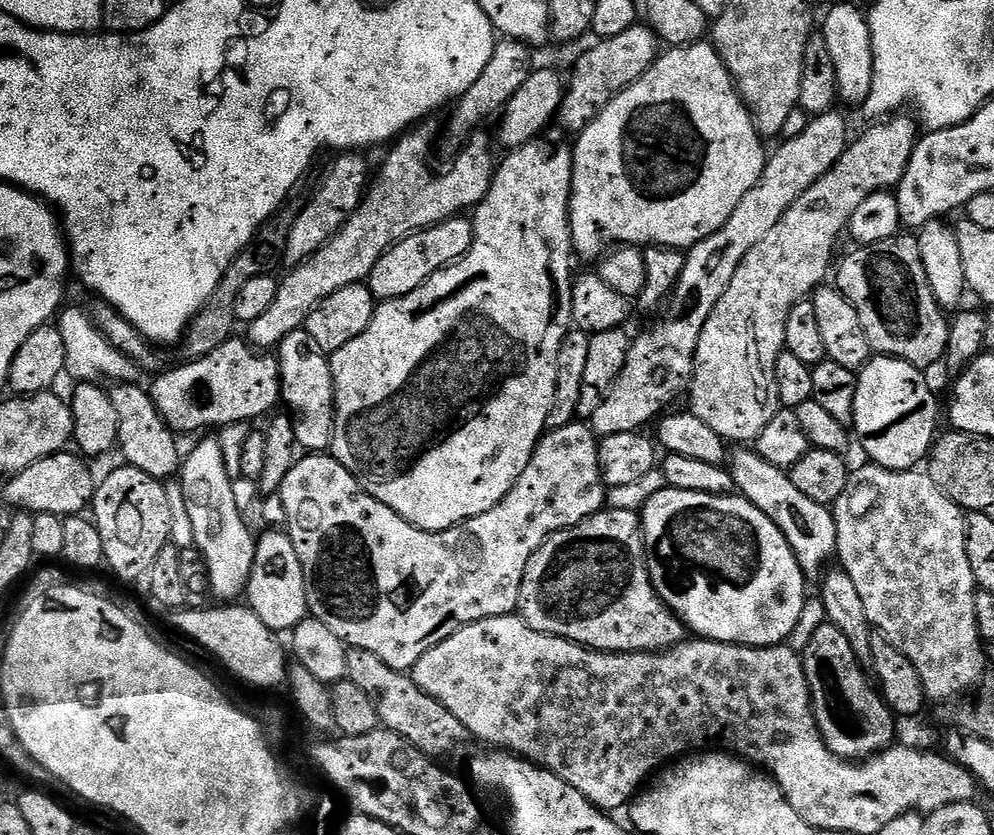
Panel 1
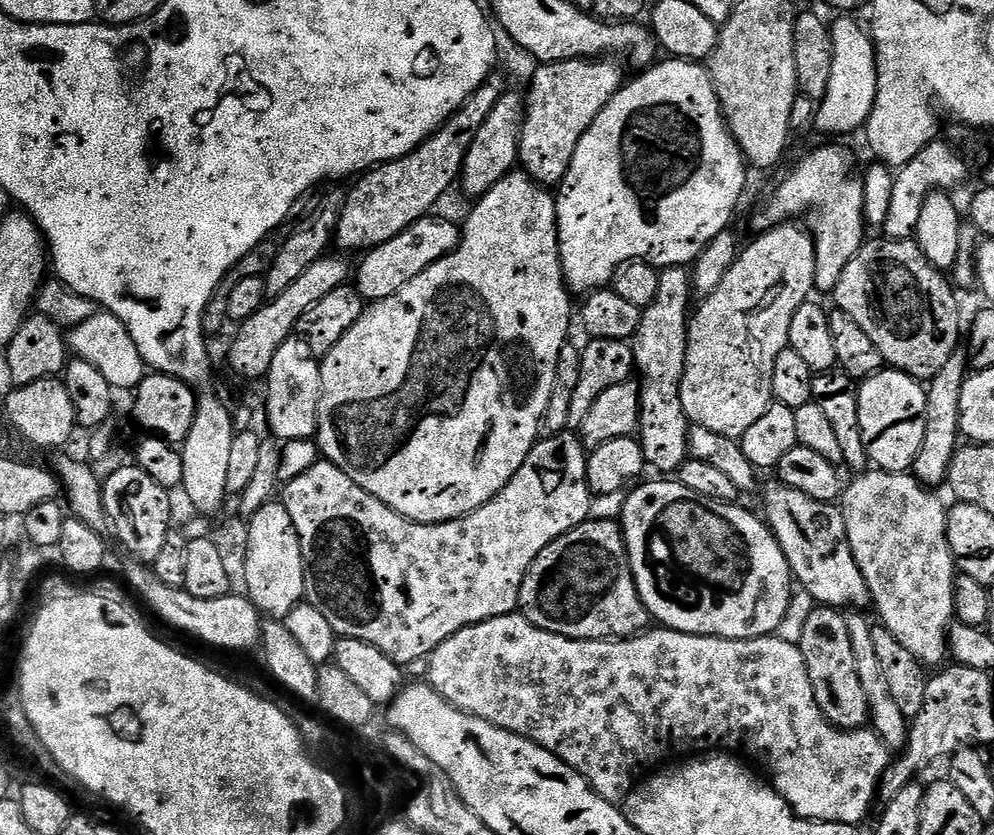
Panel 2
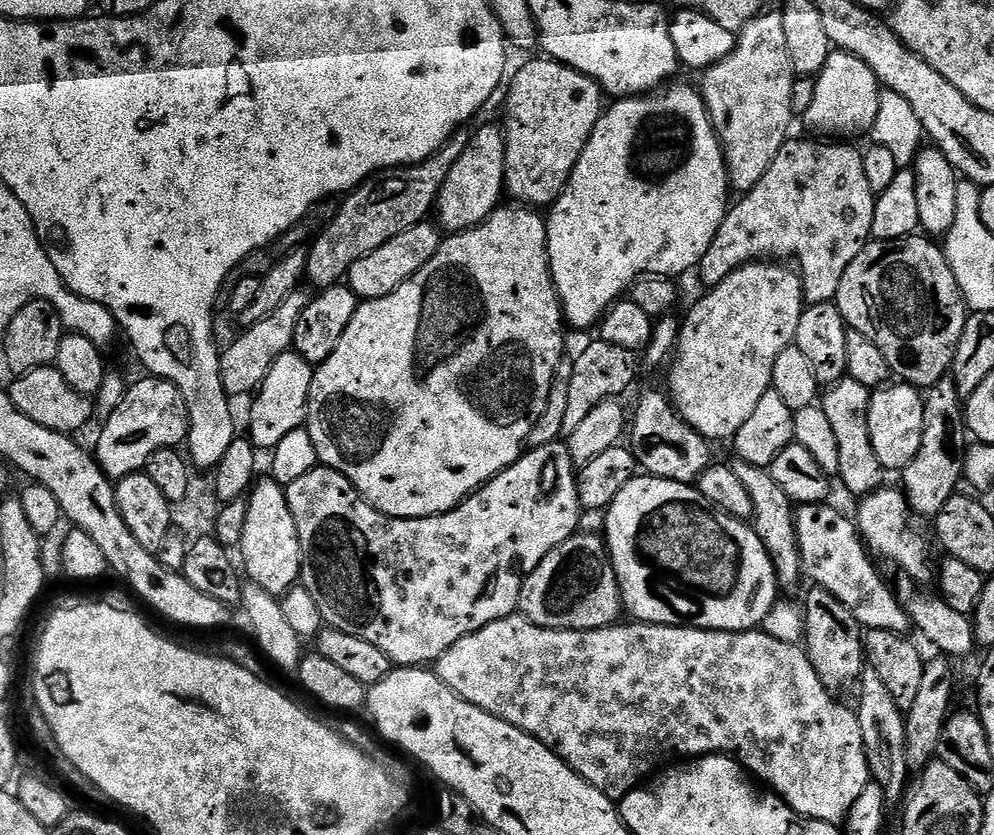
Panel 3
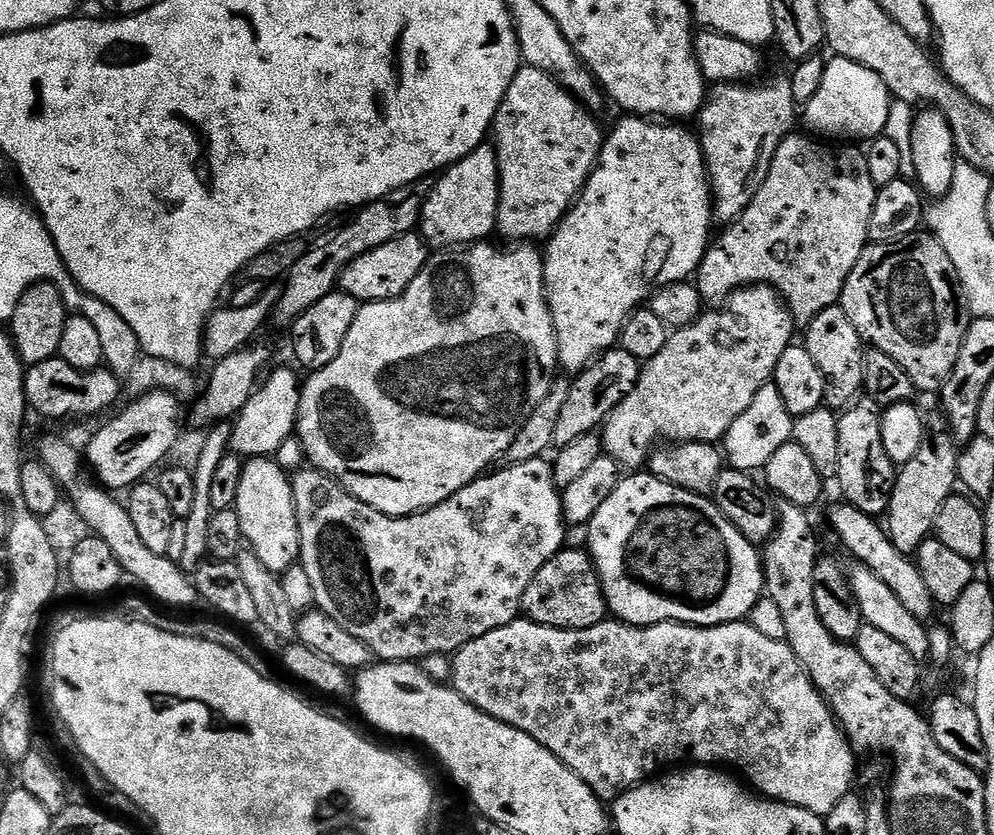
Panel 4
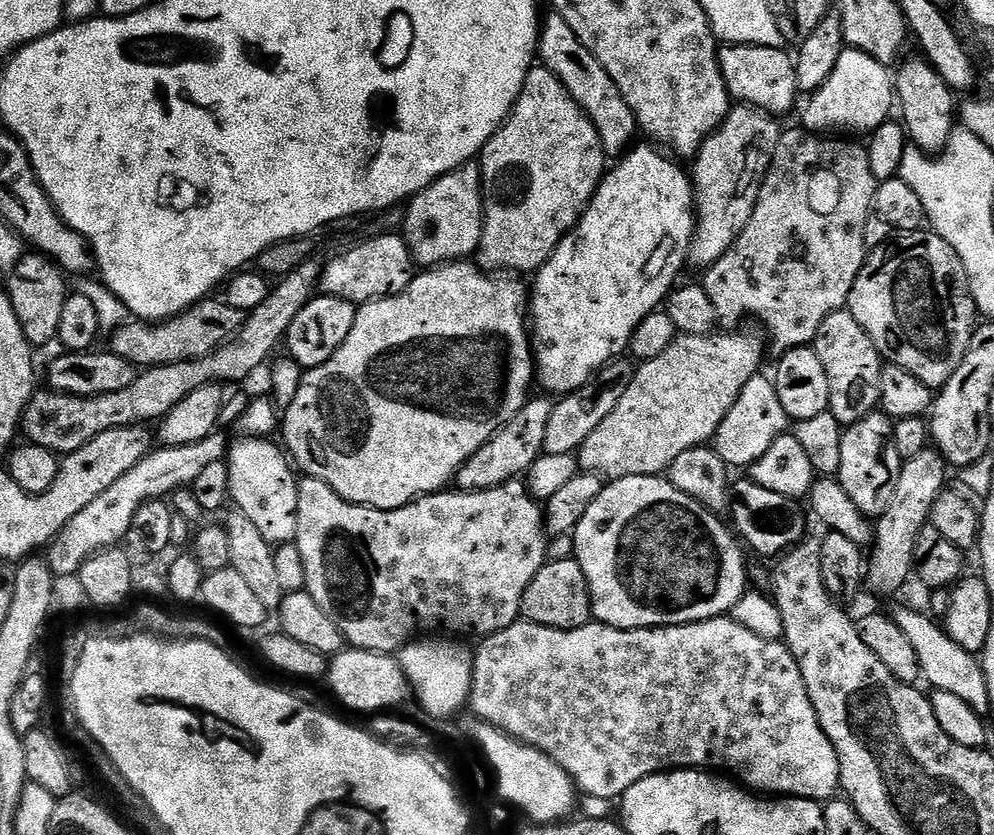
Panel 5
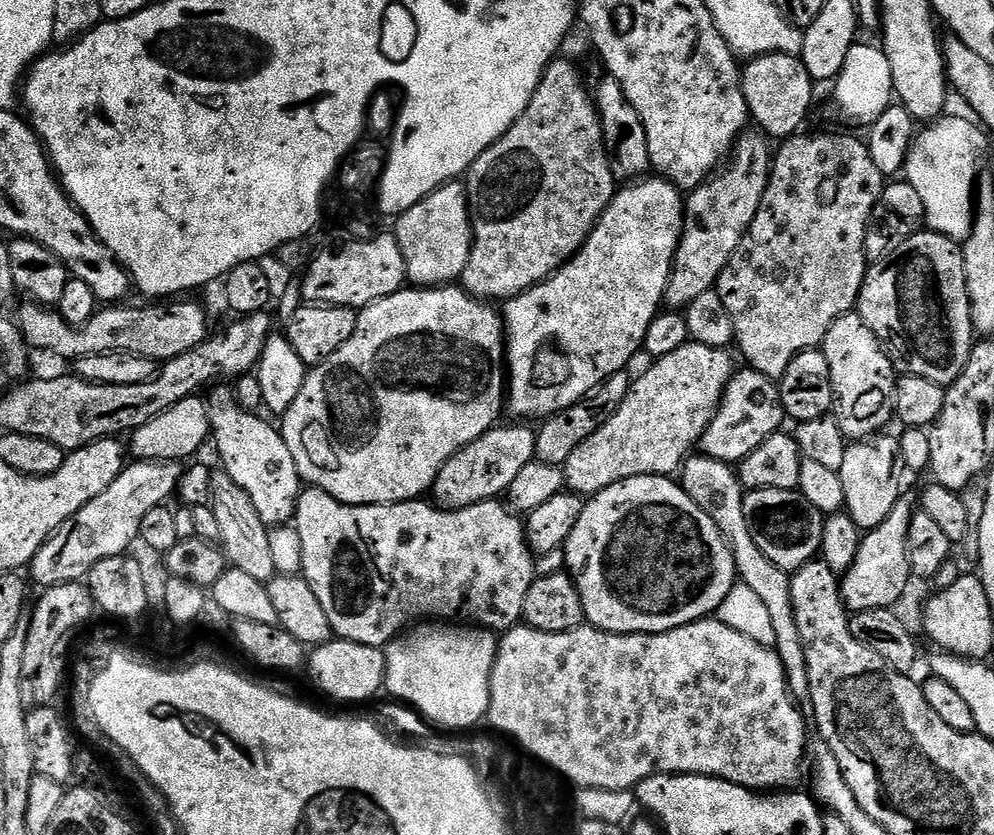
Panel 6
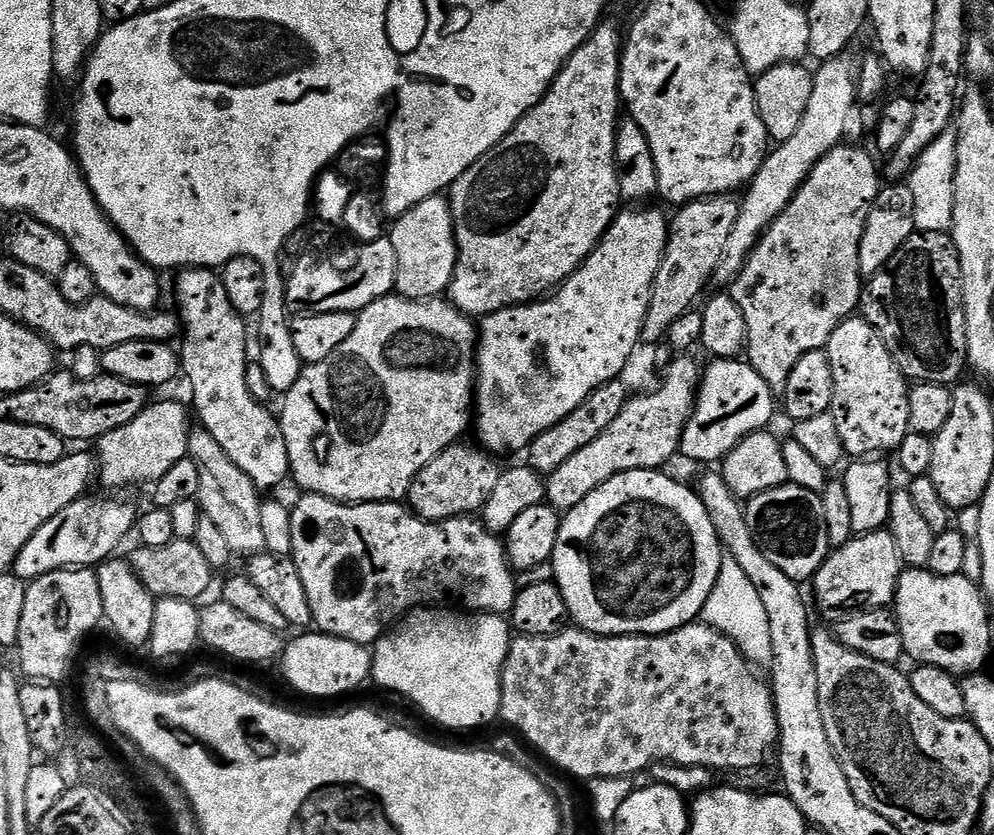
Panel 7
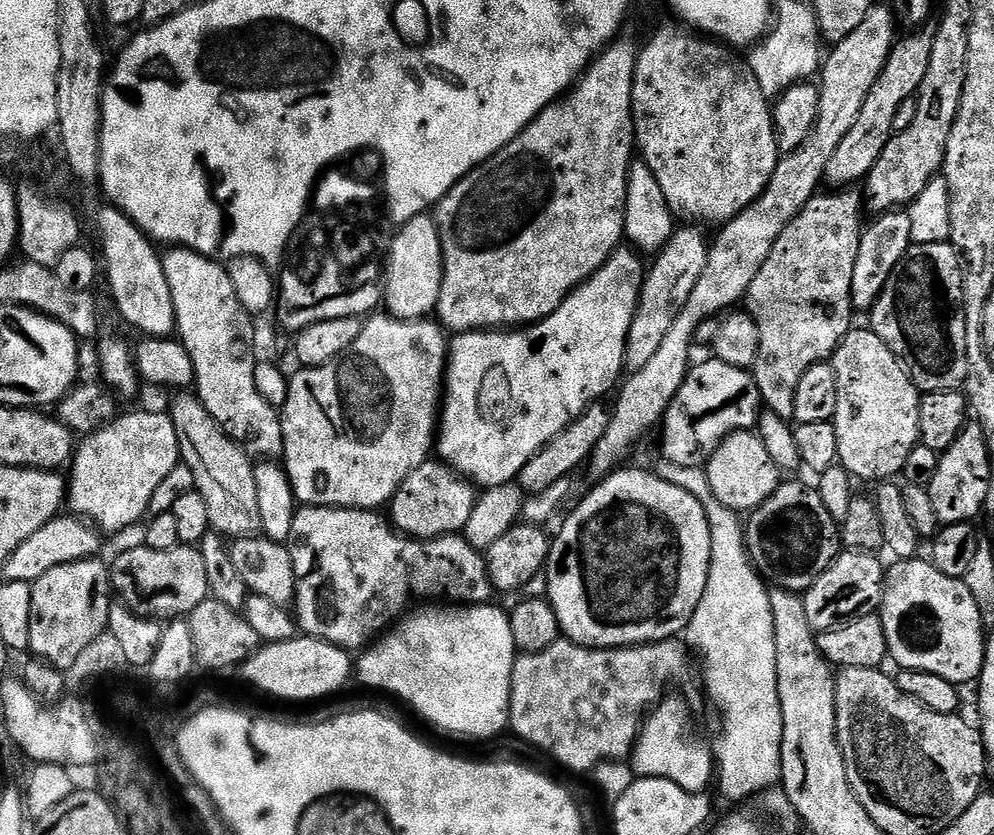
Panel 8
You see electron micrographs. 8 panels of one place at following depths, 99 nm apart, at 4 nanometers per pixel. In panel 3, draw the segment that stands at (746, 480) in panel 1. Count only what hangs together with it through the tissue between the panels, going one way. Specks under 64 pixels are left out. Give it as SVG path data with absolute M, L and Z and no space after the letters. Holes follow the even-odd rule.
M828 502L801 504L795 509L796 533L807 579L812 579L811 583L815 587L834 594L834 598L838 598L838 602L842 602L842 606L846 606L846 610L858 618L861 629L877 628L907 633L910 628L908 615L896 599L890 584L880 577L879 570L872 565L873 557L860 539L857 525L830 505Z

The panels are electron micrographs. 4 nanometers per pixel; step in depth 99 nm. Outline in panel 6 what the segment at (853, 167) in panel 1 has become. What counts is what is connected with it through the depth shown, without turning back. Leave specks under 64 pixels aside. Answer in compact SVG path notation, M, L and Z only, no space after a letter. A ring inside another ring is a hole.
M691 342L655 361L632 381L632 390L607 422L563 465L566 488L585 498L626 478L671 477L699 445L734 375L731 351Z

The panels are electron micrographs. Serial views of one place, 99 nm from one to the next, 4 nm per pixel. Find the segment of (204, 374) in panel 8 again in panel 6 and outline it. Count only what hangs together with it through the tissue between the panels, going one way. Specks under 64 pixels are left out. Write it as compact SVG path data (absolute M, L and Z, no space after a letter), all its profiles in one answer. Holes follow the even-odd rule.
M216 386L211 389L212 397L207 397L208 423L210 436L216 440L216 452L220 455L222 470L234 478L234 482L254 502L254 510L258 510L258 518L269 526L287 524L296 515L296 501L302 491L302 481L298 474L298 466L294 466L294 457L290 455L290 446L286 446L281 429L272 424L267 424L262 415L255 411L245 411L241 408L235 391L228 386Z

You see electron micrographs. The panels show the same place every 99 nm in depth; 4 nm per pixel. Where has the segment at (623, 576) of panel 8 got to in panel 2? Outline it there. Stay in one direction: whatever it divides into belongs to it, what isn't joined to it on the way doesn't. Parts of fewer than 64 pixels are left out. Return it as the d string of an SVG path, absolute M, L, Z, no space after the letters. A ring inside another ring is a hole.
M676 478L656 479L660 480L631 489L622 517L628 561L649 617L657 625L691 636L753 640L773 635L792 601L794 577L772 529L739 503L694 494Z

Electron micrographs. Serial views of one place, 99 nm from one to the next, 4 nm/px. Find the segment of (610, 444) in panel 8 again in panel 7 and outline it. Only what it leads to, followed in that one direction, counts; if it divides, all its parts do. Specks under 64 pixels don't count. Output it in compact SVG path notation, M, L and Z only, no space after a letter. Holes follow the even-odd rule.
M845 54L823 61L817 68L813 75L813 93L798 130L785 144L769 151L758 174L743 193L738 222L730 232L730 242L726 242L724 258L718 264L714 277L717 285L730 286L740 277L744 264L755 251L761 236L790 206L796 192L808 181L808 176L821 158L830 154L830 150L841 147L843 140L840 139L848 132L848 123L856 112L858 101L858 60L852 54Z

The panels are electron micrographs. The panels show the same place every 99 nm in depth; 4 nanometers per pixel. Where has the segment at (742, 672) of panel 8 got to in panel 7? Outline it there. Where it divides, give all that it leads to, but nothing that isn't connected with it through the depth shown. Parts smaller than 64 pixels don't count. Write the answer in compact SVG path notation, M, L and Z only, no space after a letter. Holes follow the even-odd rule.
M725 555L718 582L702 613L703 623L718 630L726 638L736 643L736 649L753 665L767 665L772 658L772 643L770 642L770 618L766 614L766 606L762 606L762 598L758 598L758 590L754 590L754 582L746 578L742 566L732 556Z

